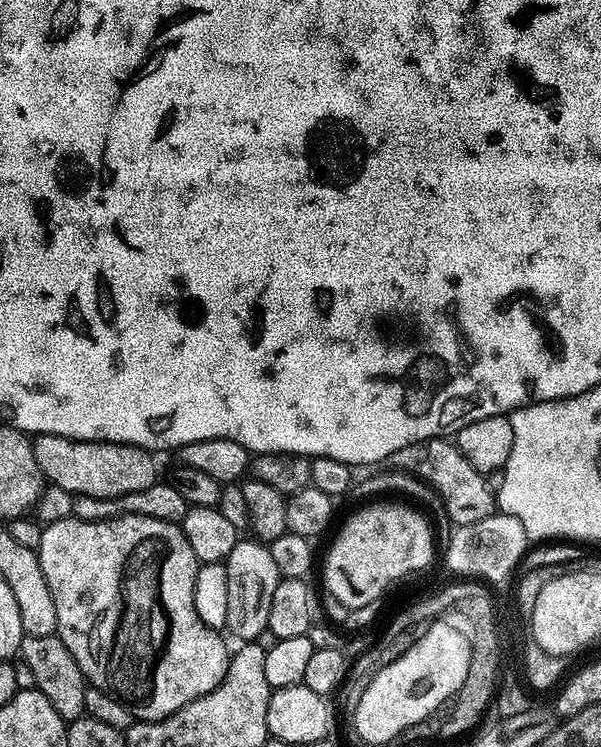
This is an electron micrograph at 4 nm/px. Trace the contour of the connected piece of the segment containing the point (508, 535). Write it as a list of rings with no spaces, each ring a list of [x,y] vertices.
[[[503,514],[487,516],[482,518],[482,522],[459,525],[455,531],[448,540],[448,553],[445,556],[443,553],[443,563],[445,560],[449,570],[460,576],[474,576],[470,578],[479,578],[489,585],[502,583],[519,566],[524,551],[530,545],[530,537],[522,522],[518,522],[518,518]]]

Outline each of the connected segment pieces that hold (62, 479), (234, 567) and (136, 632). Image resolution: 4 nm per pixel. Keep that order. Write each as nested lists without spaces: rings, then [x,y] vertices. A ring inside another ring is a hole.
[[[39,434],[32,440],[34,462],[48,484],[62,486],[73,496],[112,500],[157,483],[153,453],[133,444],[107,444],[101,440],[71,440],[58,434]]]
[[[255,538],[237,539],[234,550],[230,550],[228,559],[223,561],[226,570],[226,620],[227,631],[232,631],[240,642],[259,641],[260,635],[268,631],[268,618],[270,616],[270,598],[274,596],[274,590],[278,586],[281,574],[278,566],[274,566],[274,558],[270,558],[268,544]]]
[[[114,516],[110,520],[77,520],[75,518],[59,520],[44,528],[38,555],[42,574],[46,574],[46,586],[50,586],[50,594],[54,598],[54,610],[58,614],[56,635],[60,637],[66,650],[74,654],[74,662],[78,662],[85,681],[91,687],[102,690],[118,702],[125,704],[136,720],[164,720],[182,706],[202,698],[224,680],[230,659],[230,648],[224,645],[224,640],[220,637],[221,633],[217,629],[206,626],[202,618],[198,618],[198,610],[194,610],[194,578],[198,561],[194,552],[190,550],[190,544],[186,542],[184,530],[180,524],[158,522],[158,518],[145,516]]]

